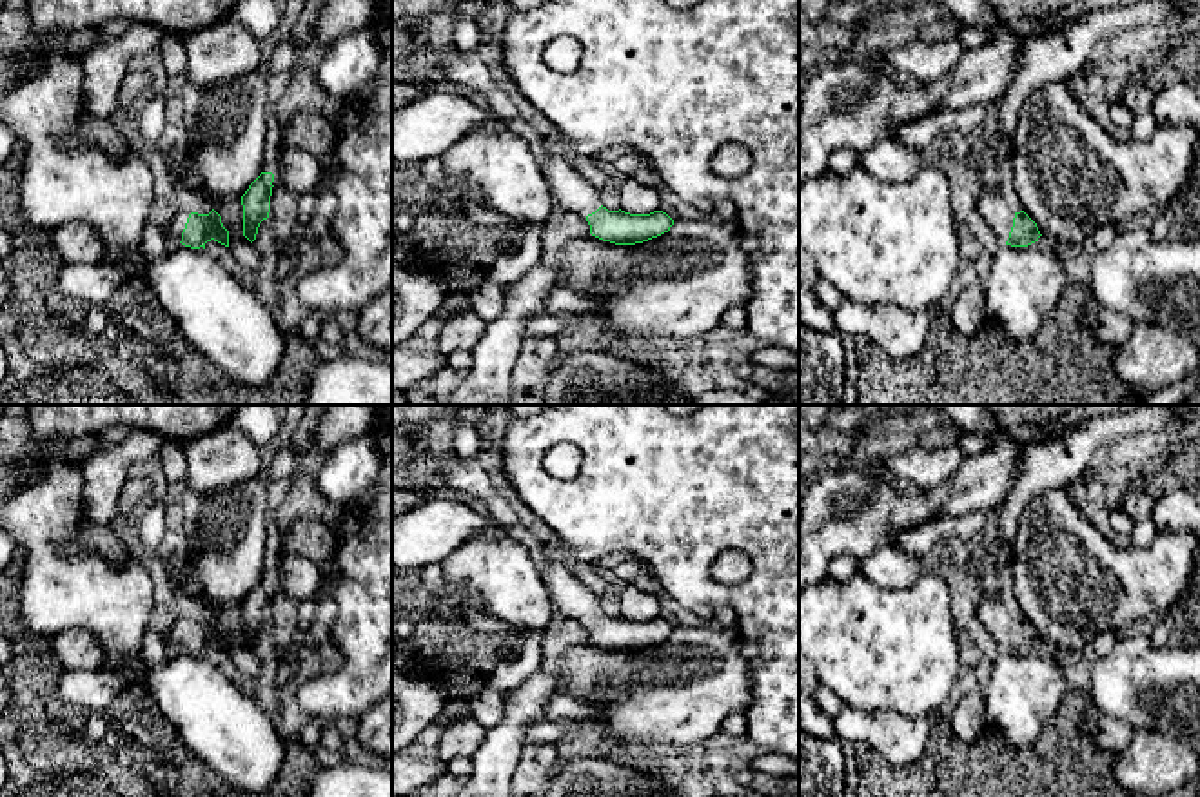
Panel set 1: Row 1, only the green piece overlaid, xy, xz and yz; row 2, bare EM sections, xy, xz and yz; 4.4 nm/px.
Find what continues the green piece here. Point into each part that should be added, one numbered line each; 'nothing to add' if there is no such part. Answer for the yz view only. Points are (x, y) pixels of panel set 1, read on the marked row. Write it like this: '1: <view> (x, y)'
1: yz (997, 215)

